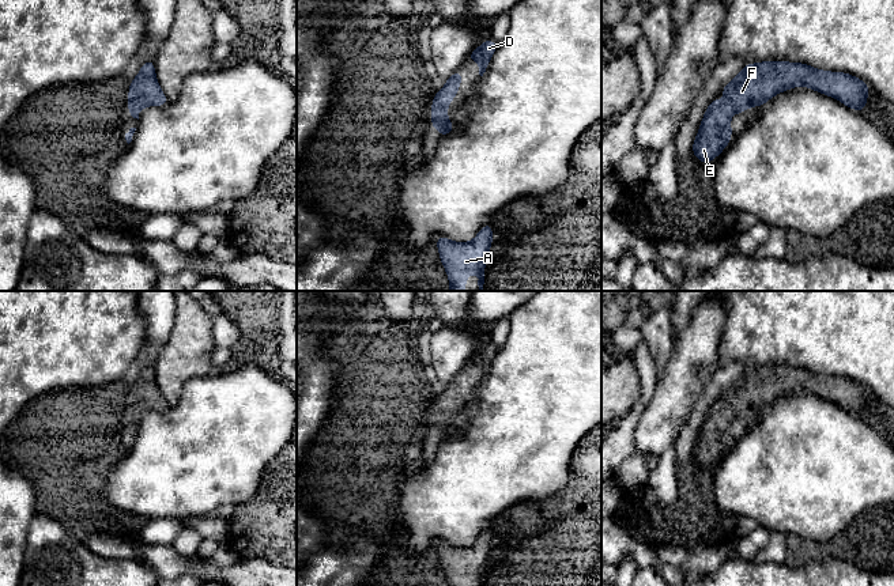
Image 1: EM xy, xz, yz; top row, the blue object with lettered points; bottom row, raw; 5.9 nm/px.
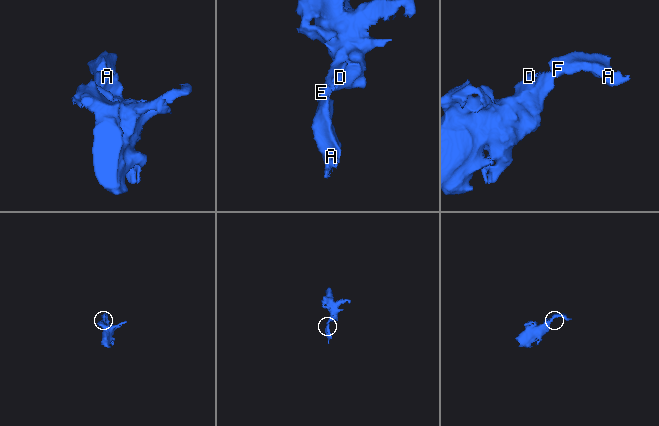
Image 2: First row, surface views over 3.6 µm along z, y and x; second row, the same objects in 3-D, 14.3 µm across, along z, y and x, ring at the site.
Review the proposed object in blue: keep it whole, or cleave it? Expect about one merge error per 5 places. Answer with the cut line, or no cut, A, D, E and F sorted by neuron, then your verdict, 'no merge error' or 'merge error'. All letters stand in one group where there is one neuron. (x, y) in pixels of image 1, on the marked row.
no cut | A D E F | no merge error

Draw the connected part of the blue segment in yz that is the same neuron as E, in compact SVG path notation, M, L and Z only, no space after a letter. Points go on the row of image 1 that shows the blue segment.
M761 61L744 64L742 72L723 88L724 101L712 99L694 139L691 151L701 163L710 163L729 144L731 117L748 107L762 106L776 94L795 87L814 91L842 102L849 109L865 107L870 87L845 72L831 72L803 63Z

